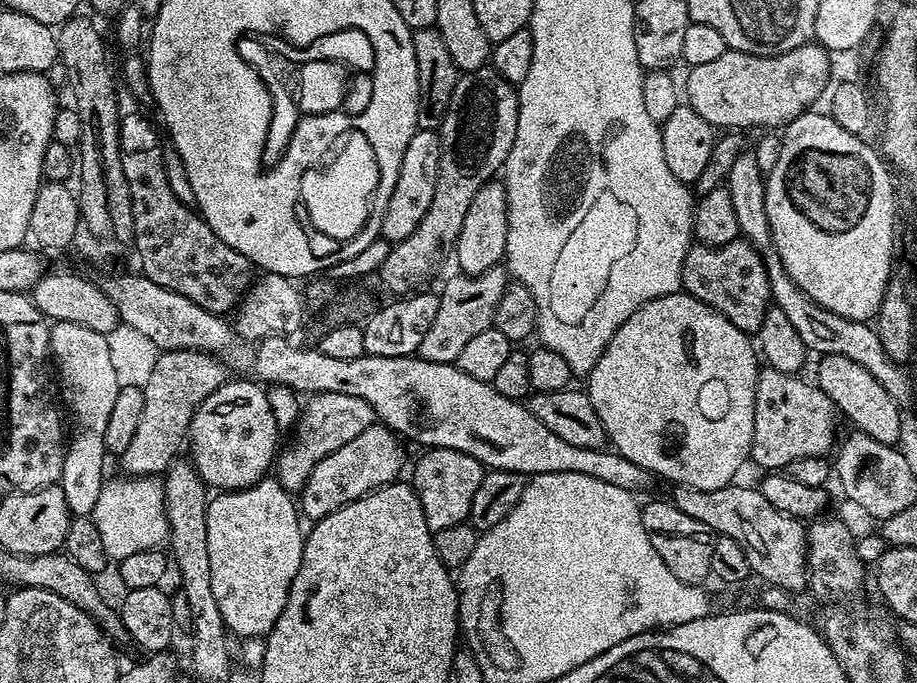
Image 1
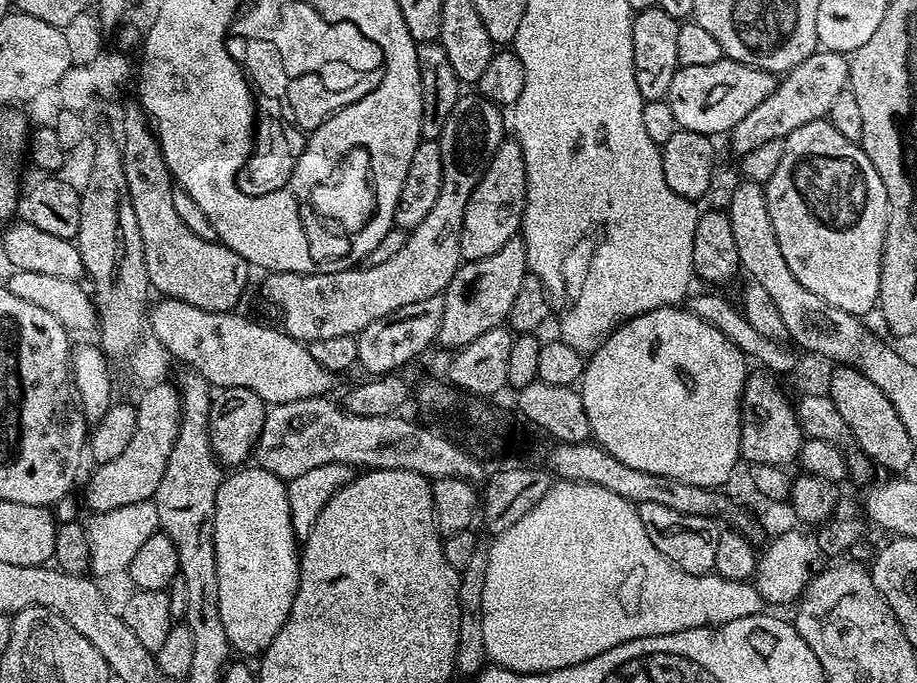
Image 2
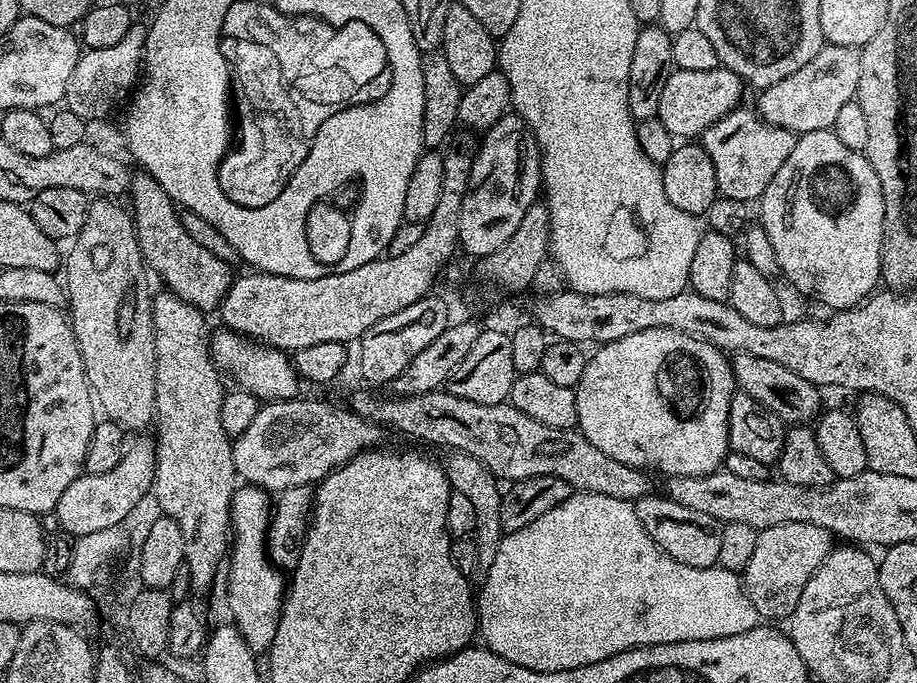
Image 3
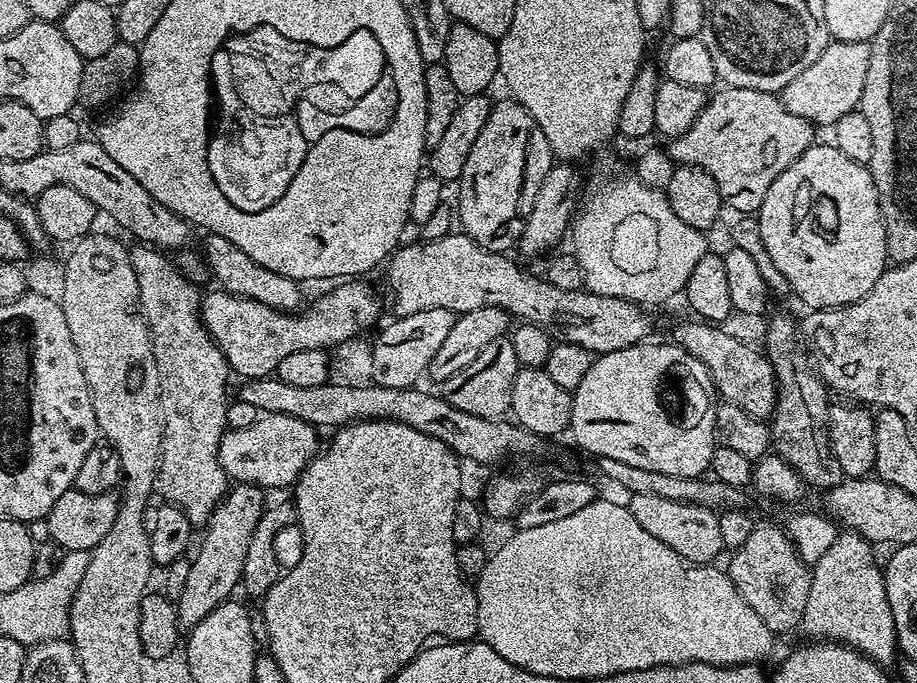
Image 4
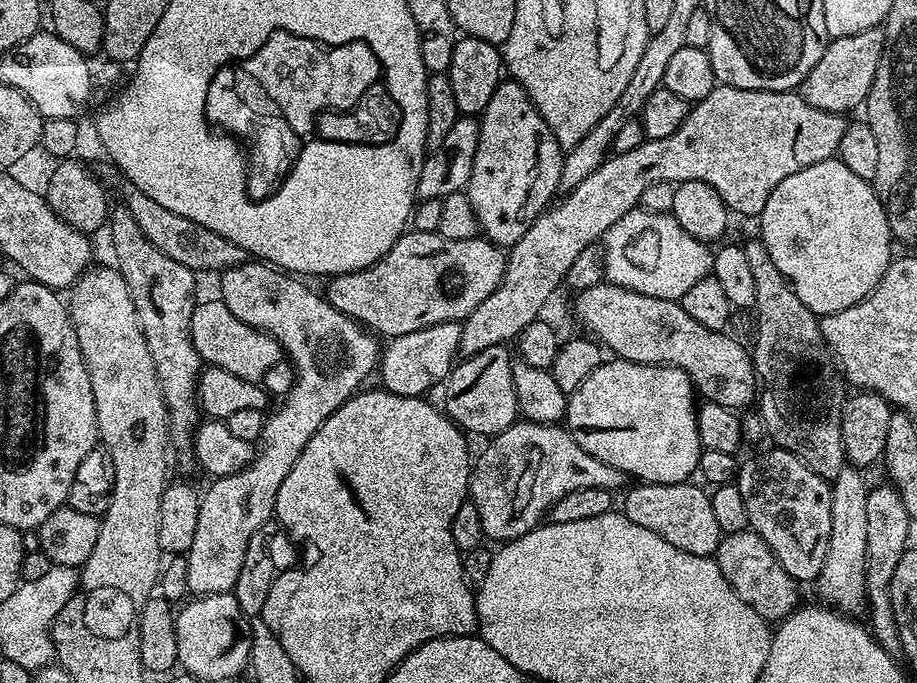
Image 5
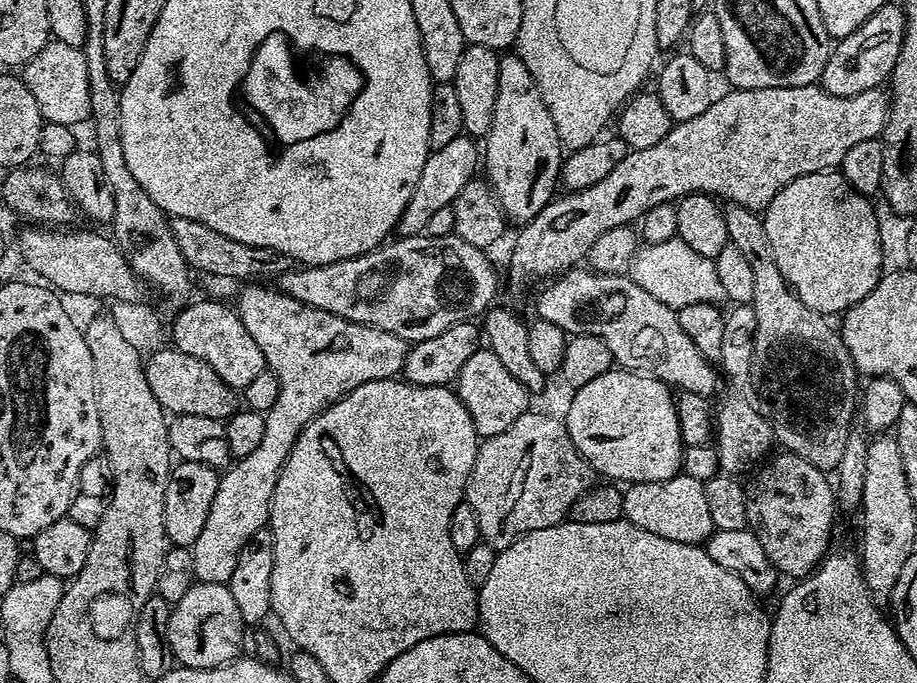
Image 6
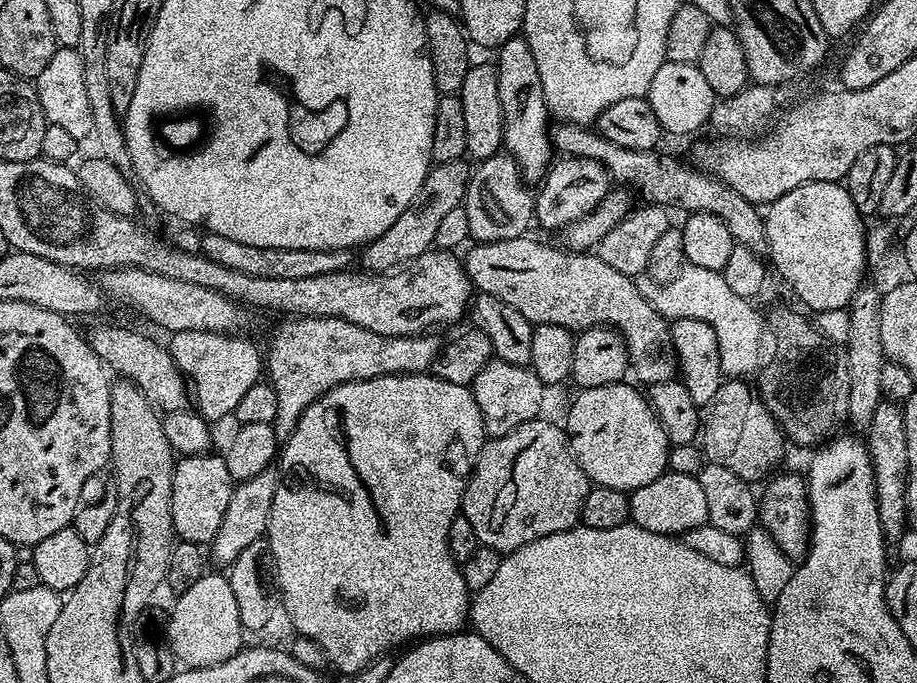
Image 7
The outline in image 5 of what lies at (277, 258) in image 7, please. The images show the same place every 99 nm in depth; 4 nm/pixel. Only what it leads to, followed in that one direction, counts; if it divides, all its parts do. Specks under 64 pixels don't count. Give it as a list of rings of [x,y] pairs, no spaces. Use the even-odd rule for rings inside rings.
[[[125,183],[123,207],[128,209],[128,213],[138,222],[142,228],[142,234],[166,254],[166,258],[174,258],[174,262],[182,262],[191,272],[203,274],[203,272],[213,272],[219,274],[226,268],[233,268],[239,264],[245,264],[250,258],[242,246],[234,246],[230,238],[222,238],[222,234],[214,234],[214,230],[206,230],[206,226],[198,226],[198,222],[190,222],[190,218],[182,218],[182,214],[174,214],[174,210],[166,210],[159,202],[154,202],[154,198],[146,198],[142,190],[138,190],[133,184]]]

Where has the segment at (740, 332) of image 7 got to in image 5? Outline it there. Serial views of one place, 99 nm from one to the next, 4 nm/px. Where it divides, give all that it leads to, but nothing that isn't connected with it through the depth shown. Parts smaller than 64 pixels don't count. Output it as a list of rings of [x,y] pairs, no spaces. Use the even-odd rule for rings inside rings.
[[[637,206],[610,226],[602,237],[604,275],[607,283],[617,284],[654,298],[679,302],[682,294],[710,275],[713,249],[690,238],[667,212],[645,212]]]

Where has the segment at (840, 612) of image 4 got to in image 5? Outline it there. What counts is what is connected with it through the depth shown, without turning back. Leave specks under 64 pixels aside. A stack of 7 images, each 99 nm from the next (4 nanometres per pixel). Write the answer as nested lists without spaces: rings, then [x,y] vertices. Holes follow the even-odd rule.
[[[845,466],[842,474],[831,482],[832,497],[829,549],[822,565],[820,576],[814,581],[814,587],[820,591],[819,599],[825,605],[845,614],[856,614],[865,607],[866,590],[866,498],[870,487],[864,481],[865,473],[859,468]]]

